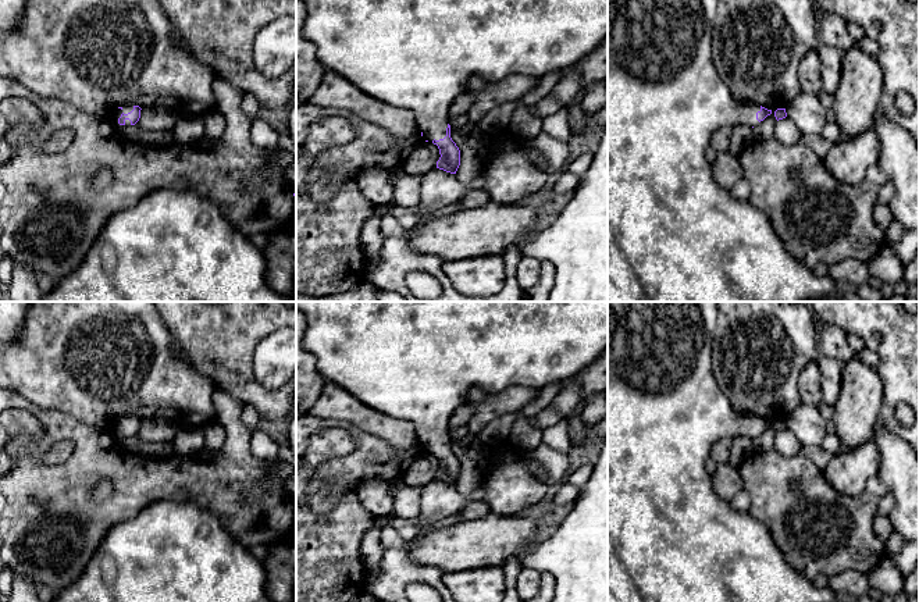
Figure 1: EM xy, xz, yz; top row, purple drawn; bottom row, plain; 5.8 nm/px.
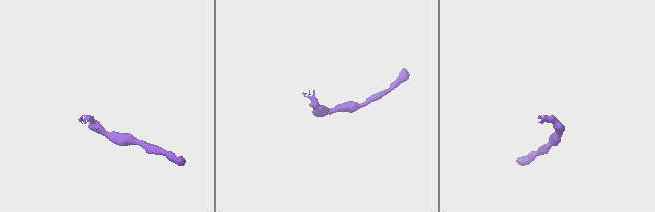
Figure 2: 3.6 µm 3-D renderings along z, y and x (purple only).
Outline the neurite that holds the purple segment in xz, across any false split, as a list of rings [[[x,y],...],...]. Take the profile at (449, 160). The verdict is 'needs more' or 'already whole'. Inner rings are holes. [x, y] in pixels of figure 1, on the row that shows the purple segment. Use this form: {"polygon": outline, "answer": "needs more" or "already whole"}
{"polygon": [[[302,0],[306,6],[306,18],[302,26],[304,39],[317,46],[318,60],[332,72],[353,83],[366,95],[389,106],[410,110],[418,122],[423,140],[432,142],[439,149],[437,168],[456,174],[460,165],[460,150],[450,138],[448,113],[457,96],[470,92],[469,81],[473,76],[487,82],[499,82],[507,76],[541,78],[556,70],[576,65],[608,36],[608,0]]], "answer": "needs more"}

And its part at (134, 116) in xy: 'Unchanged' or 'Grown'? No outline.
Grown

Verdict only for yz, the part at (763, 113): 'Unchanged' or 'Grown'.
Grown

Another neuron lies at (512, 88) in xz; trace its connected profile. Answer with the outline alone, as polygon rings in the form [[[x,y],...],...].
[[[528,75],[507,76],[499,82],[488,82],[482,90],[467,92],[474,96],[473,106],[467,111],[470,121],[477,124],[491,108],[524,97],[535,89],[539,82],[541,78]]]

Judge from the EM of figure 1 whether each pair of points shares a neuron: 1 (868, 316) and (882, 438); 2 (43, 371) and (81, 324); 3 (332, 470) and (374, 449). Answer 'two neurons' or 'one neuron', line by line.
1: two neurons
2: one neuron
3: one neuron

